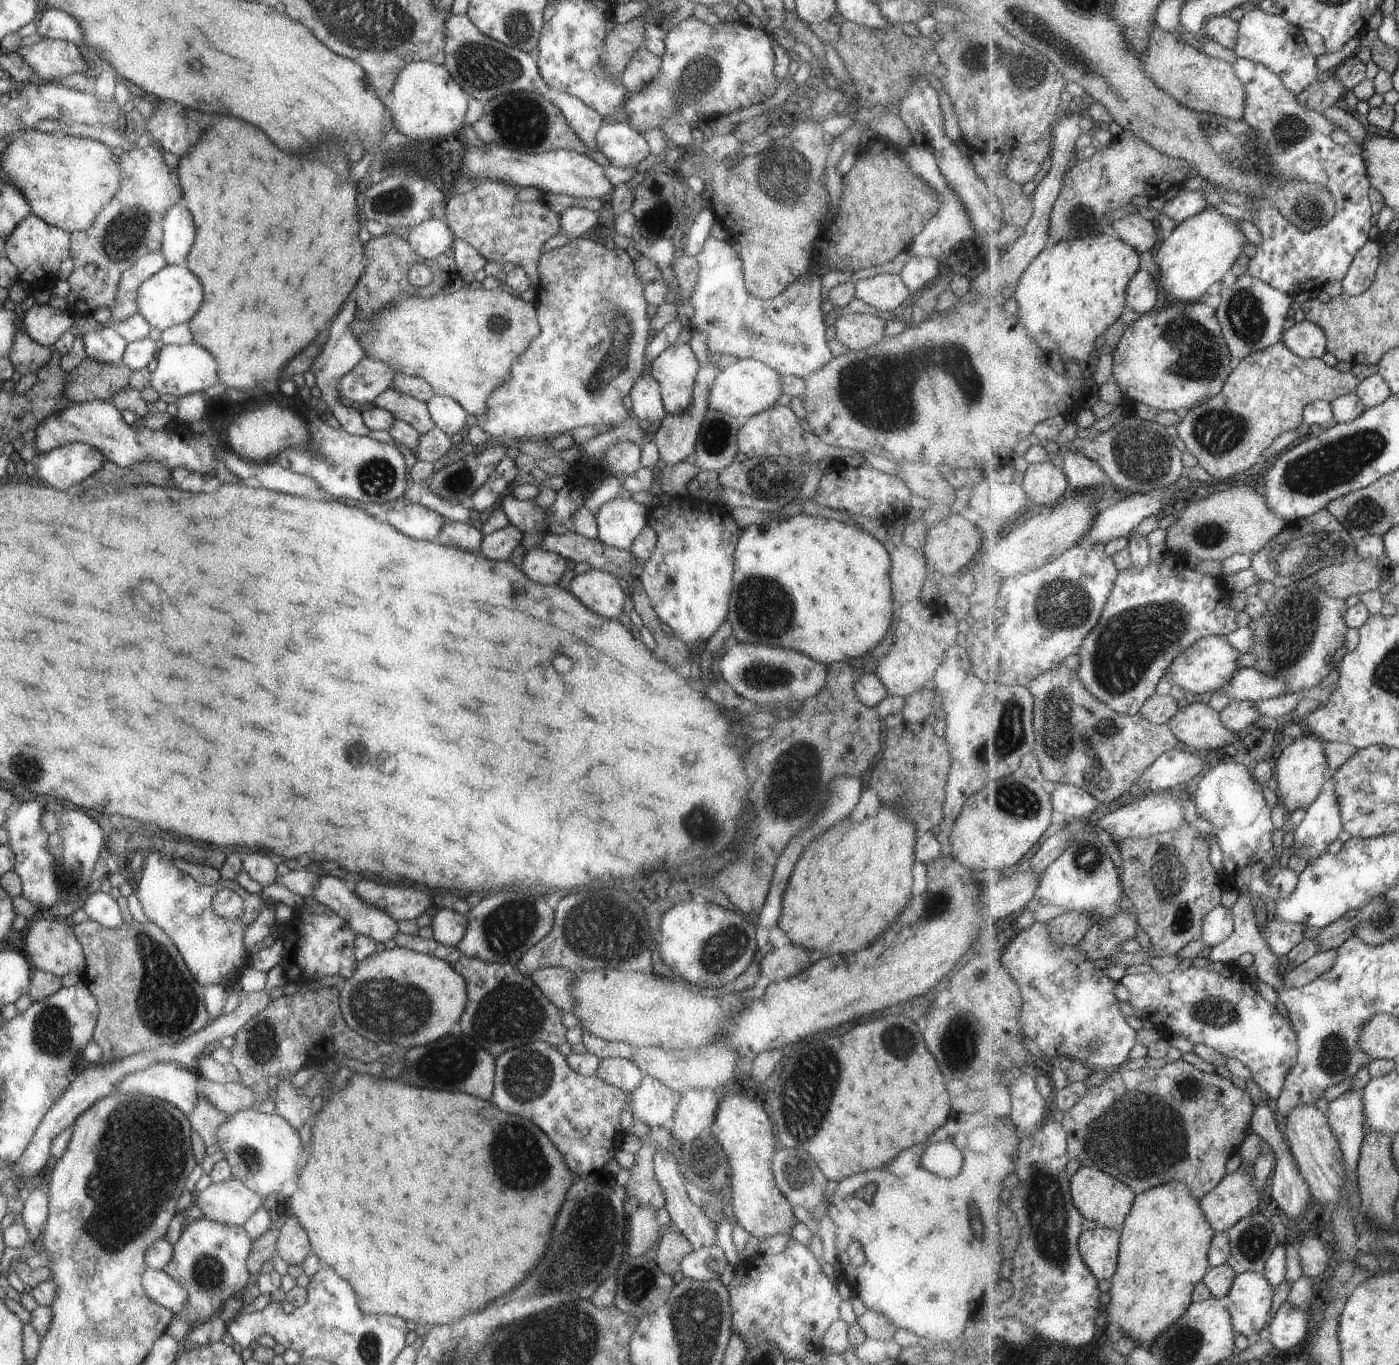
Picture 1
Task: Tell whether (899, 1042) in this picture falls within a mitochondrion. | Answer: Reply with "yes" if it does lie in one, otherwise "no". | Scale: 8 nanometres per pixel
yes

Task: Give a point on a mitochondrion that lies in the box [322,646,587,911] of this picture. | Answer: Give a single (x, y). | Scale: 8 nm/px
(350, 752)

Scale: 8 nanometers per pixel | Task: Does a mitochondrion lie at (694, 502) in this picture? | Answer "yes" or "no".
no

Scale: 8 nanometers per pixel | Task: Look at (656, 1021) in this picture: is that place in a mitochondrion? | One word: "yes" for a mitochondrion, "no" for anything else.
no

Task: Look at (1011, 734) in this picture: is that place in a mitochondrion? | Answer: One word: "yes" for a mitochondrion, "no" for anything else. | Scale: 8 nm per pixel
yes

